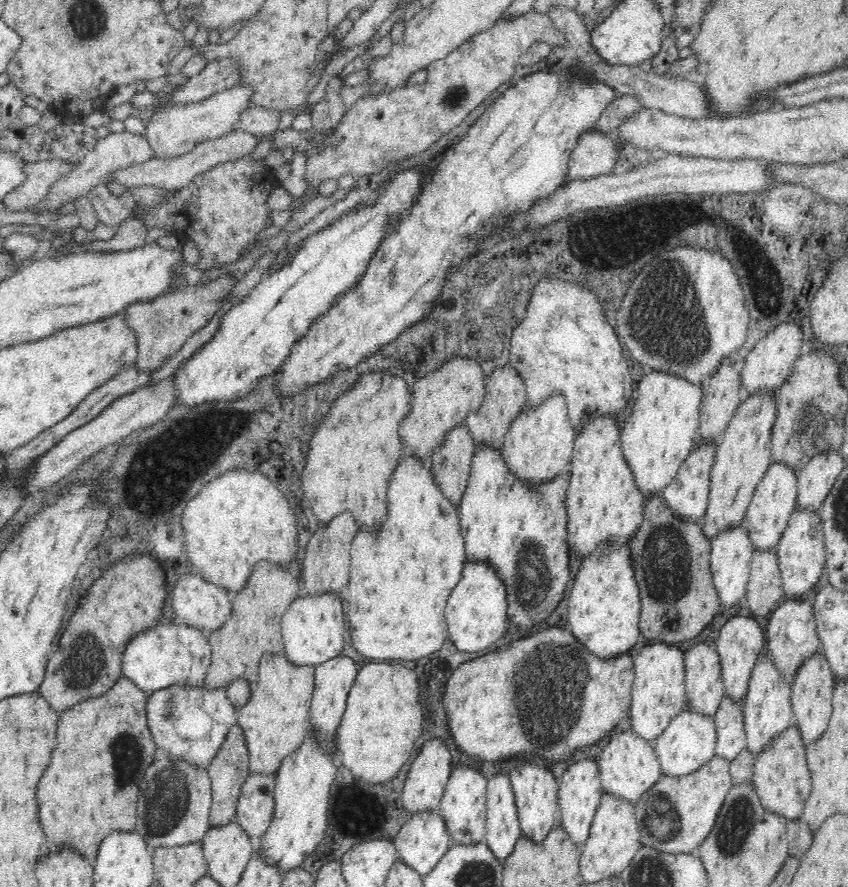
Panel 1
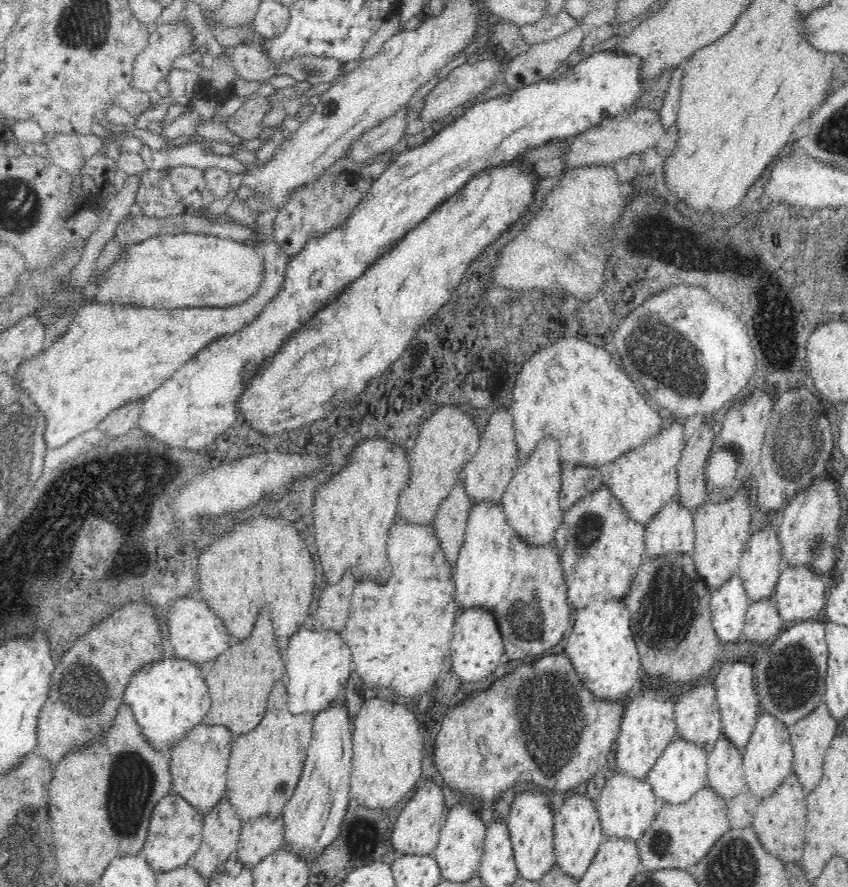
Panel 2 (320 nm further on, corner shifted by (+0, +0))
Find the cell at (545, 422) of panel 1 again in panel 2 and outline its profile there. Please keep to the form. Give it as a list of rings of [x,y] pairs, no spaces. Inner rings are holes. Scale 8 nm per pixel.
[[[542,438],[536,450],[528,454],[526,461],[518,464],[516,474],[508,484],[501,504],[509,527],[530,546],[546,546],[555,540],[556,530],[563,518],[559,505],[562,468],[559,459],[559,444],[555,438]]]

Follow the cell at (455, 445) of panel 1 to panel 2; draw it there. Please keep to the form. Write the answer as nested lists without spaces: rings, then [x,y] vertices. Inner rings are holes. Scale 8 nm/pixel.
[[[463,481],[456,482],[450,494],[436,510],[435,533],[440,540],[446,562],[454,568],[460,548],[464,543],[465,528],[473,502],[466,494]]]

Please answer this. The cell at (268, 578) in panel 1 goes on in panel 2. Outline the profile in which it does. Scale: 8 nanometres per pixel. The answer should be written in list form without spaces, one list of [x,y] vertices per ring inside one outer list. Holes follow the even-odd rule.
[[[262,612],[250,638],[244,644],[236,644],[228,648],[228,652],[220,654],[220,658],[214,660],[212,670],[204,674],[209,697],[212,698],[212,708],[209,708],[202,724],[206,726],[222,724],[230,728],[234,736],[250,732],[264,718],[268,694],[272,692],[274,684],[280,680],[282,674],[284,664],[274,640],[274,628],[268,614]]]

